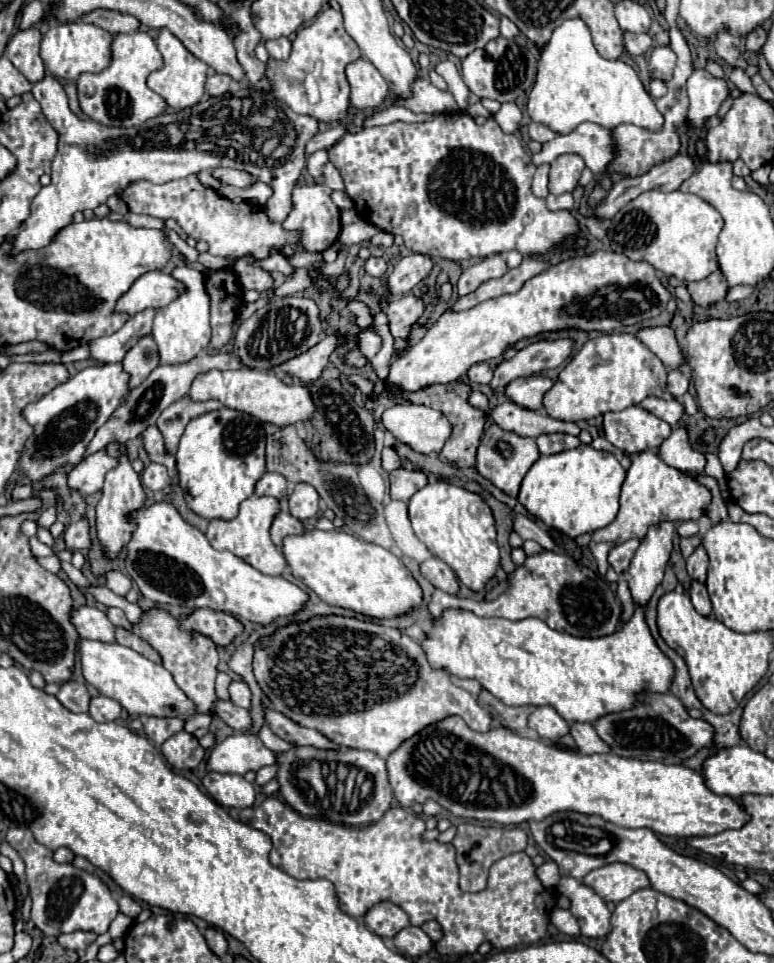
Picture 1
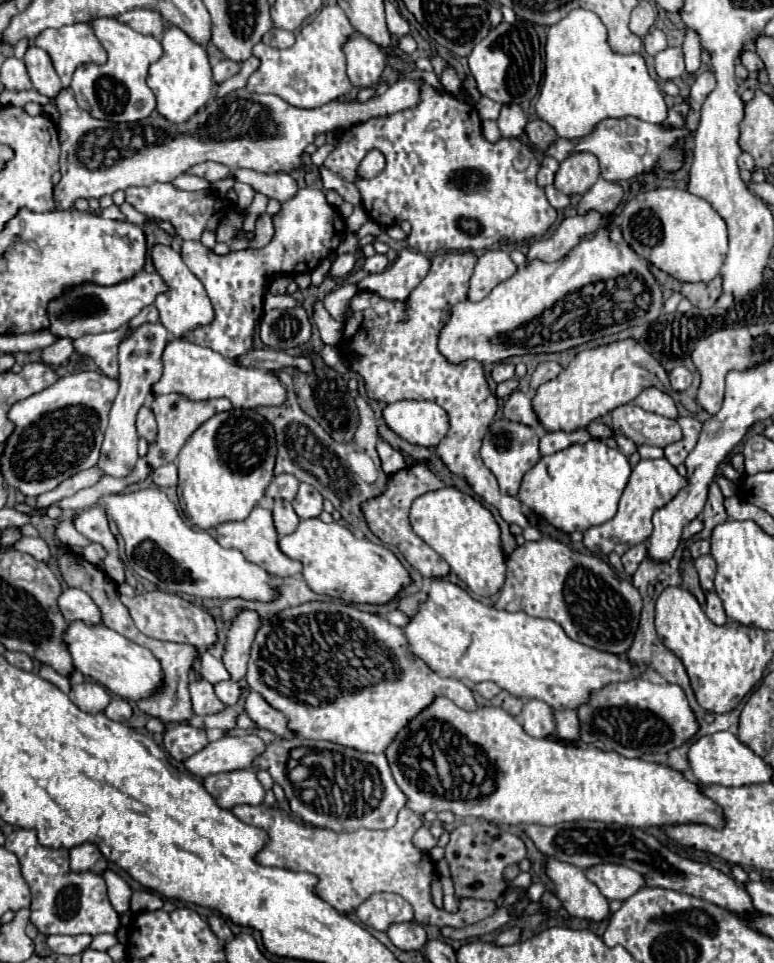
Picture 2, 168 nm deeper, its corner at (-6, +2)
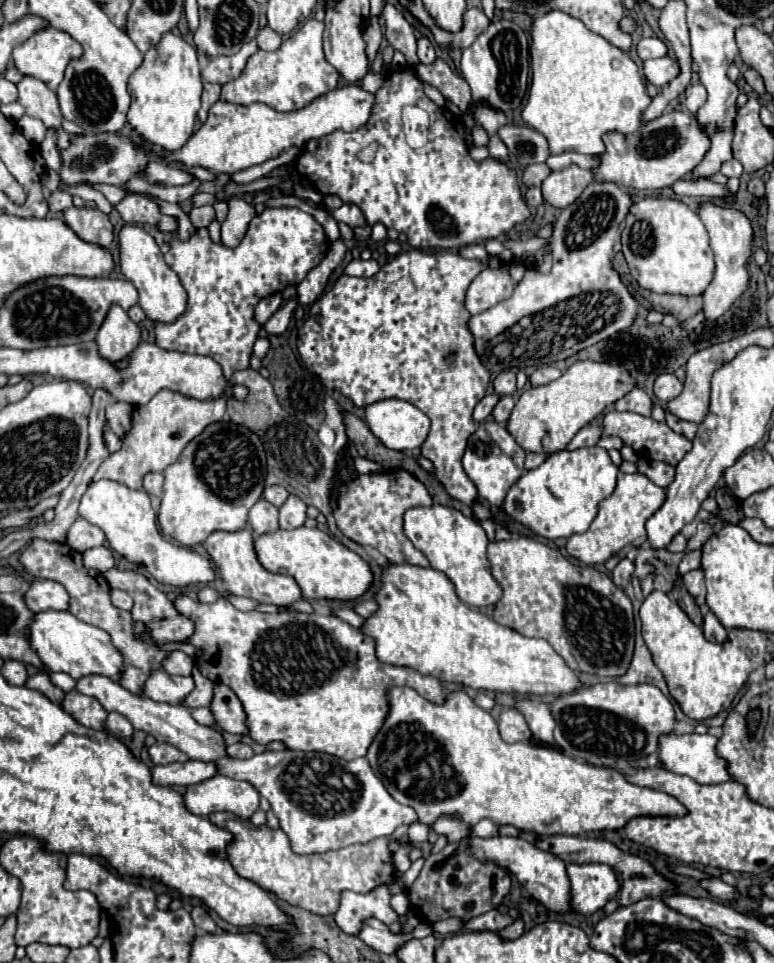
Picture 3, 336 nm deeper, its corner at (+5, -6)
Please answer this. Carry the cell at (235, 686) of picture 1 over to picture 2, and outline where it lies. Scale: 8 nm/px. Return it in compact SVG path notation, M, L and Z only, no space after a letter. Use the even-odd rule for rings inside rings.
M219 681L215 685L215 695L225 703L225 705L235 705L241 697L241 687L233 681Z

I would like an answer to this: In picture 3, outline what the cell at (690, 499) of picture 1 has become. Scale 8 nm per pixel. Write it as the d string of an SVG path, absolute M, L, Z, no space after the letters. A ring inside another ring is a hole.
M620 473L614 493L600 503L600 511L592 521L590 529L586 533L572 535L568 539L566 545L568 555L582 561L584 565L598 565L614 555L626 557L626 553L632 547L640 547L646 541L645 523L650 515L654 515L654 511L658 511L658 507L664 501L666 501L666 491L658 487L654 481L650 481L646 475Z

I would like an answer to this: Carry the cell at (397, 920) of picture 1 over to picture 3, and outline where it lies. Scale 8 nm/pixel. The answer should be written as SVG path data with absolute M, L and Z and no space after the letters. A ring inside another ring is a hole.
M376 887L374 891L360 895L354 891L344 891L340 899L340 909L334 919L338 927L348 935L358 935L368 919L380 919L384 925L396 923L400 917L390 907L388 887Z

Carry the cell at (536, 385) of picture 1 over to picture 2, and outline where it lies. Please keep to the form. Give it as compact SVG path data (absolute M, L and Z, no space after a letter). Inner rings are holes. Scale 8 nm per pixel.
M557 361L539 363L539 365L537 365L537 369L535 369L535 371L533 371L533 375L531 375L531 387L533 387L533 389L537 389L539 385L543 385L543 383L547 383L547 381L555 379L561 371L563 371L563 367L561 367Z

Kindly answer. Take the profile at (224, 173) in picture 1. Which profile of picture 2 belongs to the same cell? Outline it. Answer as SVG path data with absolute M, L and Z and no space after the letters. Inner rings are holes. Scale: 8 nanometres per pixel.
M213 161L199 163L197 167L191 167L187 173L197 175L197 177L203 177L203 179L207 179L209 183L215 183L215 181L219 181L219 179L231 177L229 167L225 167L225 165L221 165L221 163L213 163Z

